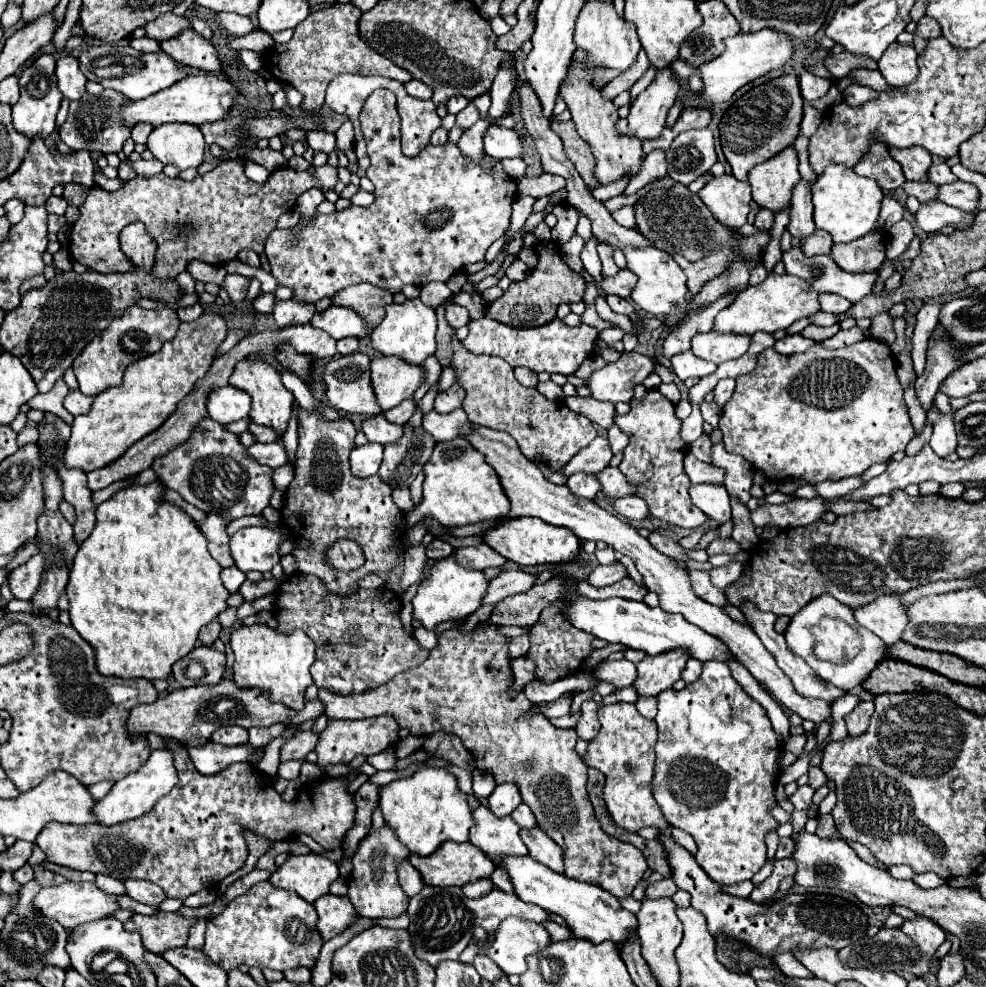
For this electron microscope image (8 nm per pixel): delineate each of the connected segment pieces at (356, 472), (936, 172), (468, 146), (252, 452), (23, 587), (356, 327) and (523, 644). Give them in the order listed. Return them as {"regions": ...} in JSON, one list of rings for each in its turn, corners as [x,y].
{"regions":[[[[371,442],[365,446],[357,446],[349,456],[351,474],[357,478],[369,478],[371,474],[377,474],[381,460],[383,460],[383,446]]],[[[941,162],[941,164],[933,164],[931,170],[929,170],[929,182],[937,184],[937,186],[951,184],[951,182],[955,182],[955,180],[957,180],[955,174],[951,172],[951,168],[949,168],[945,162]]],[[[479,120],[463,132],[459,140],[459,148],[463,150],[463,154],[467,154],[473,160],[479,160],[479,156],[483,156],[483,134],[487,128],[489,124],[485,120]]],[[[271,442],[271,444],[251,444],[247,448],[247,454],[257,460],[259,464],[265,464],[265,466],[273,466],[273,468],[279,468],[287,462],[287,454],[285,454],[285,448],[281,442]]],[[[35,554],[35,556],[31,556],[31,560],[21,564],[15,572],[11,570],[9,586],[11,586],[11,592],[15,598],[31,600],[31,596],[39,588],[45,564],[47,564],[47,558],[41,554]]],[[[329,306],[327,310],[317,312],[313,316],[311,324],[315,328],[325,330],[335,340],[341,340],[341,338],[347,338],[347,336],[353,336],[353,338],[361,340],[369,334],[369,326],[359,316],[359,312],[355,312],[351,308],[343,308],[343,306]]],[[[523,634],[523,636],[513,638],[513,640],[509,642],[509,652],[511,652],[513,658],[517,658],[517,656],[525,656],[527,650],[529,650],[529,634]]]]}

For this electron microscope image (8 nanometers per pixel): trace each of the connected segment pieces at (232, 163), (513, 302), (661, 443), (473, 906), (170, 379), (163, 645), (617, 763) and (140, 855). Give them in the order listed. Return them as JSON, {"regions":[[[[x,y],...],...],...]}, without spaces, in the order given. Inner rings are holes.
{"regions":[[[[223,160],[215,170],[199,174],[193,182],[159,174],[151,178],[137,176],[125,182],[117,192],[91,188],[85,204],[79,206],[81,216],[69,236],[69,252],[75,262],[85,264],[89,270],[103,274],[125,272],[133,268],[133,264],[119,248],[119,232],[127,224],[141,220],[159,244],[153,268],[155,276],[175,278],[191,260],[217,266],[235,258],[239,250],[261,254],[269,232],[275,230],[277,218],[293,210],[295,200],[307,188],[333,188],[335,182],[337,170],[325,164],[315,168],[315,174],[279,168],[265,184],[257,184],[241,174],[241,164],[237,160]]],[[[553,240],[539,242],[535,246],[535,252],[537,252],[539,262],[533,268],[533,272],[521,282],[511,282],[509,290],[503,292],[501,298],[497,298],[495,302],[489,304],[489,308],[487,308],[489,318],[499,320],[509,326],[515,326],[515,328],[533,328],[533,326],[543,326],[543,324],[551,322],[555,318],[559,304],[563,304],[563,302],[573,304],[573,302],[583,300],[585,282],[575,270],[571,270],[565,264],[559,244]],[[539,278],[543,278],[543,284],[539,282]]],[[[647,390],[641,400],[633,398],[631,410],[617,416],[615,422],[629,436],[619,470],[639,486],[637,496],[647,500],[651,520],[665,520],[689,530],[699,528],[707,516],[703,516],[703,512],[691,502],[691,482],[683,476],[683,452],[687,450],[687,444],[679,436],[681,420],[675,416],[675,406],[659,390]]],[[[425,886],[423,892],[409,898],[407,912],[411,916],[411,924],[407,930],[411,932],[415,954],[433,966],[437,966],[443,960],[457,960],[459,954],[467,948],[469,940],[473,938],[475,926],[483,926],[491,934],[507,916],[519,916],[535,922],[549,920],[549,914],[543,908],[535,908],[533,904],[523,904],[515,894],[507,894],[499,888],[493,888],[489,894],[471,900],[457,886],[449,888]]],[[[201,314],[193,322],[181,322],[175,338],[163,342],[159,352],[149,354],[149,356],[137,360],[135,364],[131,364],[123,376],[123,384],[115,386],[113,392],[105,390],[105,392],[97,394],[95,402],[91,406],[91,412],[75,418],[75,422],[71,426],[71,438],[67,440],[67,450],[65,450],[67,468],[79,468],[83,472],[93,472],[97,468],[103,468],[103,466],[115,462],[117,458],[121,458],[127,452],[127,448],[133,446],[137,440],[141,440],[143,436],[157,430],[175,412],[177,404],[193,390],[195,382],[205,376],[207,368],[211,366],[211,360],[217,354],[219,344],[225,340],[225,336],[227,336],[227,324],[225,324],[223,316],[219,316],[219,314]]],[[[155,480],[147,486],[129,486],[97,506],[97,524],[81,544],[67,584],[71,626],[95,650],[95,666],[103,676],[167,680],[171,666],[187,656],[199,630],[217,618],[227,606],[229,592],[221,580],[221,566],[207,552],[207,540],[189,514],[159,500],[165,486]]],[[[611,704],[599,708],[599,734],[589,742],[583,762],[589,768],[597,768],[605,774],[607,782],[603,788],[603,798],[607,810],[615,824],[627,832],[639,832],[645,826],[653,826],[659,830],[669,828],[659,804],[651,792],[653,766],[655,766],[655,742],[657,728],[653,720],[643,718],[635,704]]],[[[183,746],[173,752],[173,758],[179,774],[179,786],[175,786],[175,790],[163,796],[155,804],[155,808],[151,808],[151,812],[115,826],[47,824],[43,832],[37,836],[37,844],[47,854],[47,860],[57,866],[67,866],[73,870],[89,870],[93,874],[105,874],[117,880],[129,880],[129,878],[149,880],[161,886],[169,898],[183,900],[203,888],[209,890],[217,886],[223,878],[227,878],[229,874],[233,874],[245,864],[249,856],[249,848],[245,842],[247,830],[255,832],[257,836],[265,836],[267,840],[293,840],[299,832],[305,832],[323,850],[335,850],[339,848],[347,828],[351,828],[353,824],[355,802],[353,796],[347,792],[347,782],[343,780],[321,778],[317,780],[317,790],[315,784],[307,784],[305,788],[301,788],[299,802],[285,802],[281,794],[273,788],[273,784],[269,784],[267,778],[261,776],[259,770],[247,762],[235,762],[229,764],[223,772],[203,776],[193,768],[191,758],[187,756],[187,750]]]]}

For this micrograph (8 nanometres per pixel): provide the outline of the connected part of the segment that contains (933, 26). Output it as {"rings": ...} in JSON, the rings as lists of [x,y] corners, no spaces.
{"rings":[[[923,16],[919,20],[919,28],[917,28],[917,34],[931,40],[935,36],[941,36],[941,26],[931,18],[931,16]]]}

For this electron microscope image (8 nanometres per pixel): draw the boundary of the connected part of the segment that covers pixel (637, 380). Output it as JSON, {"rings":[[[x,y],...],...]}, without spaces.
{"rings":[[[625,352],[617,362],[595,370],[585,380],[585,386],[595,400],[611,404],[629,402],[633,398],[633,386],[641,384],[655,370],[655,364],[657,362],[645,354]]]}

